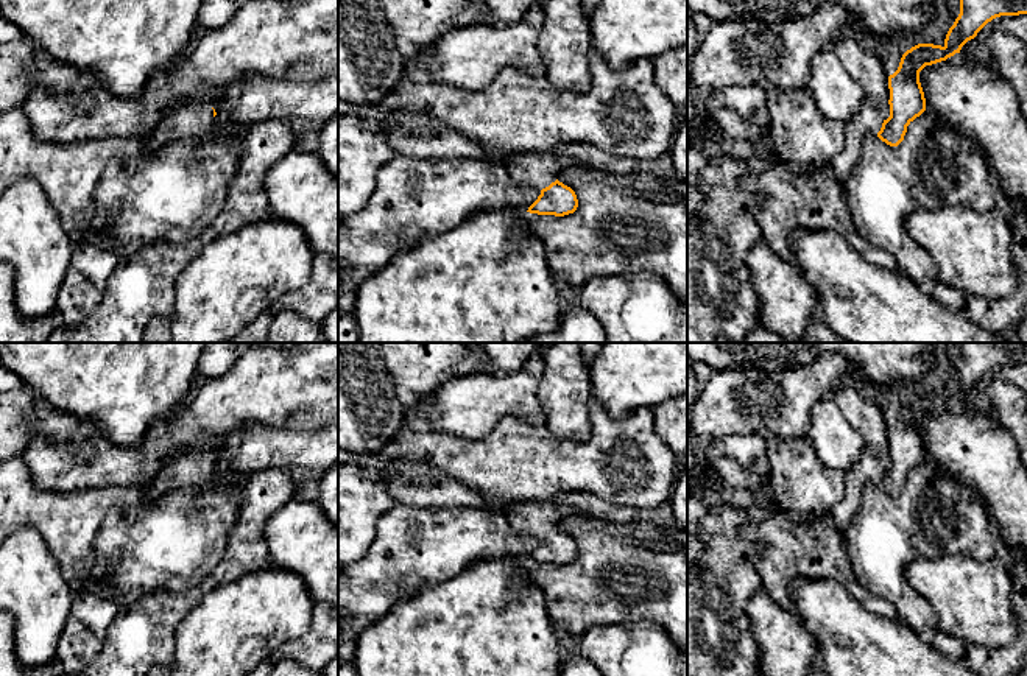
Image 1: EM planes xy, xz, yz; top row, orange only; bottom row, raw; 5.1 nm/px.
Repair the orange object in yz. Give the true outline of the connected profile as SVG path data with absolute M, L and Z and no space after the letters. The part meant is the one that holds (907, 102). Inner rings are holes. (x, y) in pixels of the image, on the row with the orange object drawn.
M960 0L960 14L949 28L944 45L918 44L912 47L902 55L898 70L888 76L890 117L884 120L874 107L863 101L860 111L848 123L845 123L845 146L829 162L837 179L845 184L851 174L852 167L860 157L860 146L866 134L877 136L890 146L898 146L904 140L907 126L926 111L926 98L919 83L919 72L926 65L946 61L955 53L960 53L962 47L968 40L974 39L977 33L993 19L1019 14L1027 14L1027 0Z

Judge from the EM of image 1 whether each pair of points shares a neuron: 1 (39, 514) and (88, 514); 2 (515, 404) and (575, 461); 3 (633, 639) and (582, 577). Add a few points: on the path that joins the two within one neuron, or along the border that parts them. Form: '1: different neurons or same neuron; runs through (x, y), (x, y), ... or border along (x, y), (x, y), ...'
1: same neuron; runs through (52, 514), (75, 514)
2: different neurons; border along (497, 422), (504, 416), (516, 416), (544, 424)
3: different neurons; border along (659, 625), (611, 623), (586, 631)

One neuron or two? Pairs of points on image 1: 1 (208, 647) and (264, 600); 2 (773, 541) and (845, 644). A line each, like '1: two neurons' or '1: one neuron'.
1: one neuron
2: two neurons

